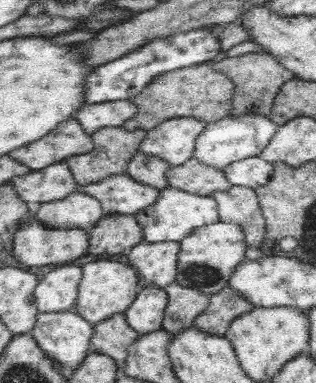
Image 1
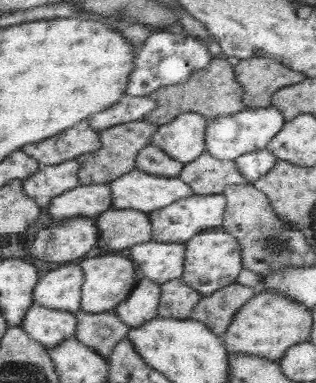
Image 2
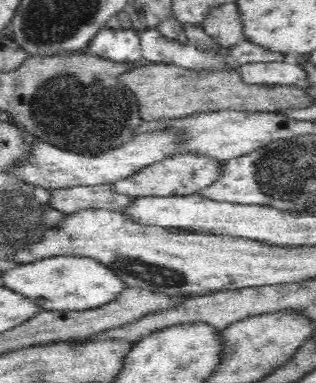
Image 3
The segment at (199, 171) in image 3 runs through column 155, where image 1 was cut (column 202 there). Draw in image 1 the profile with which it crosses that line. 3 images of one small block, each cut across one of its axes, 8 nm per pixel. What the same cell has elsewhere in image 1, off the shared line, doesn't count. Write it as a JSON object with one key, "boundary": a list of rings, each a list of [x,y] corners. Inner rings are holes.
{"boundary":[[[191,158],[183,166],[173,166],[169,170],[169,184],[171,188],[187,190],[189,194],[197,196],[211,196],[215,192],[225,192],[231,188],[231,182],[225,178],[221,170],[215,170],[203,162]]]}

